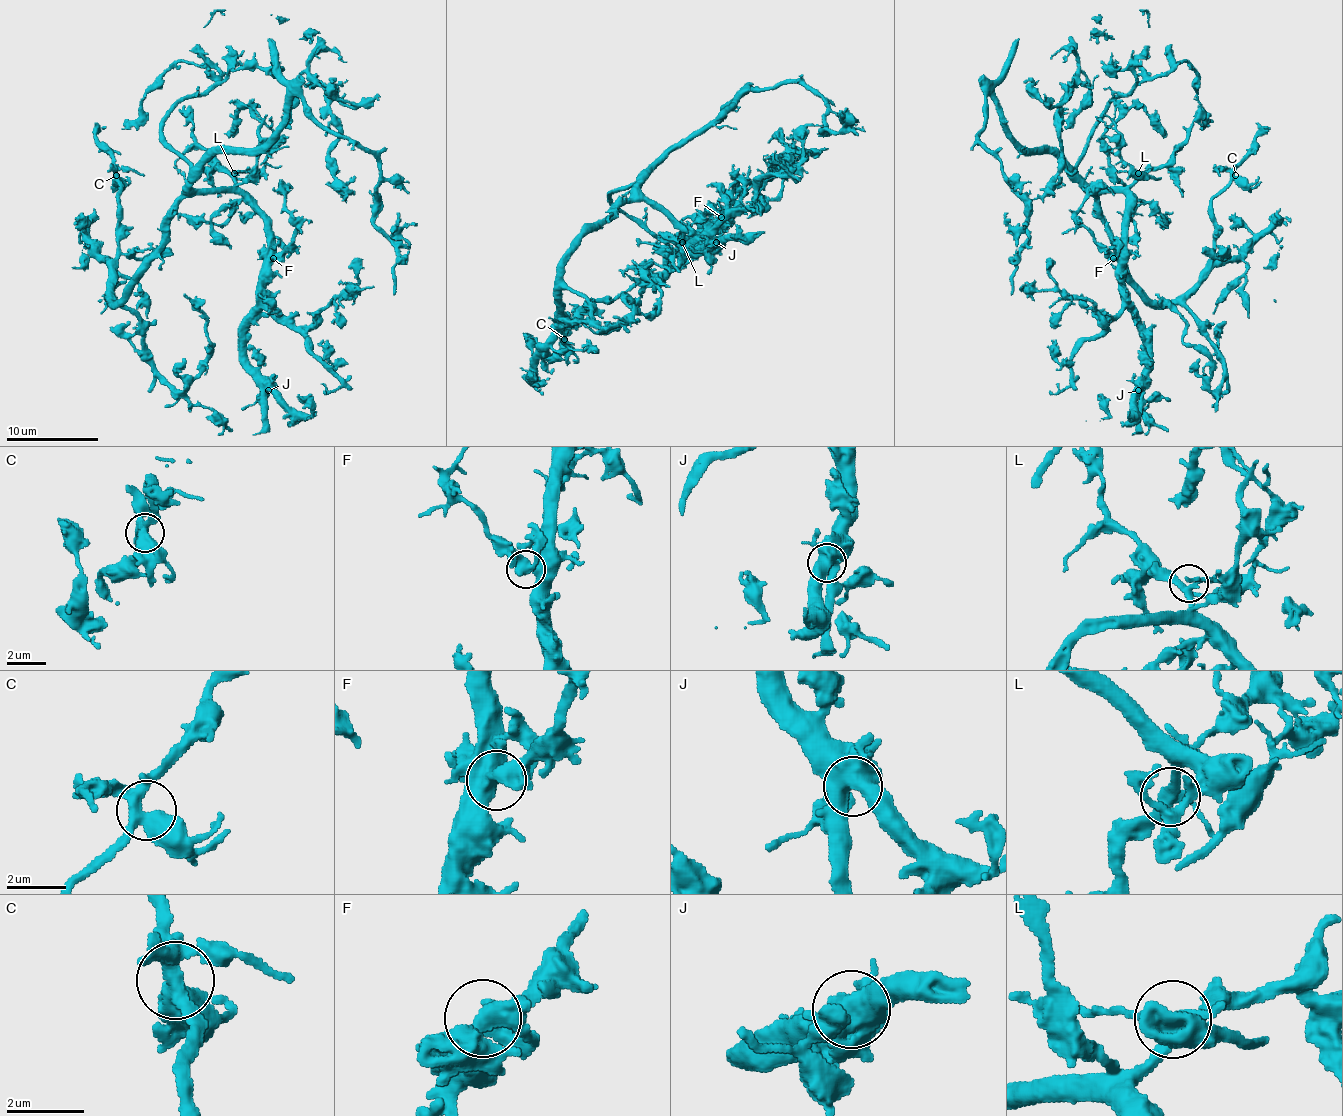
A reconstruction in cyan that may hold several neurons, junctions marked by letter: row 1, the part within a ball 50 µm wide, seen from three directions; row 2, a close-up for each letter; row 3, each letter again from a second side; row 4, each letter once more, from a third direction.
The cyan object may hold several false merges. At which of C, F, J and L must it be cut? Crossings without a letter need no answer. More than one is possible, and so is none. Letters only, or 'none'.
none

